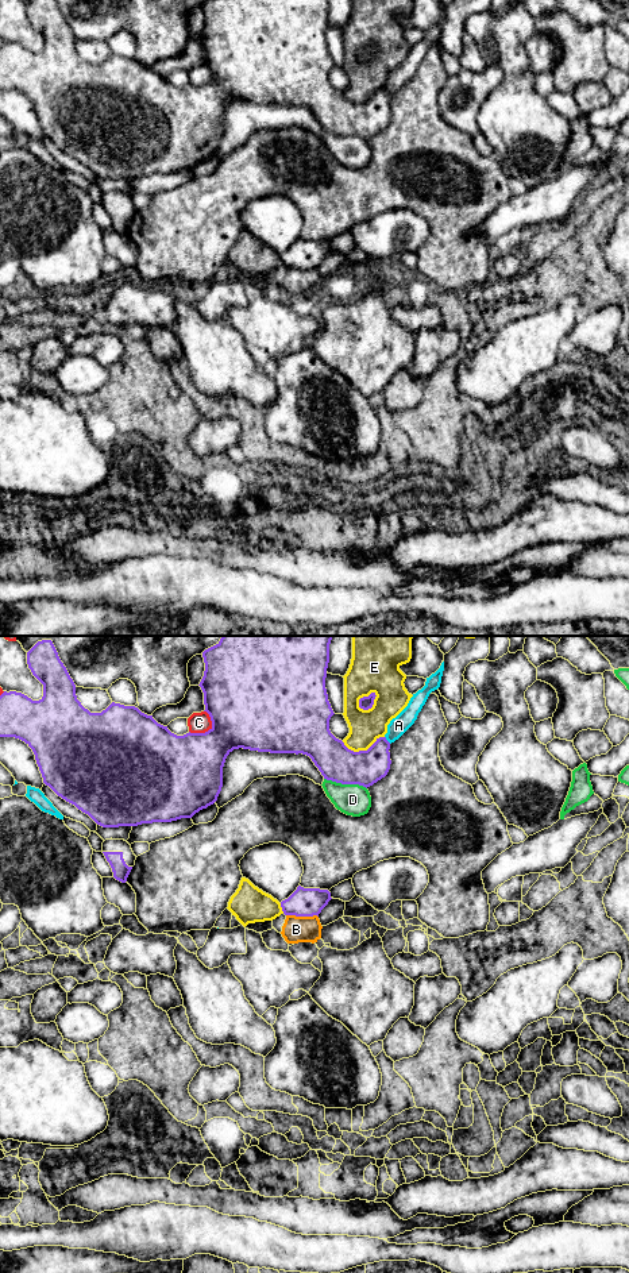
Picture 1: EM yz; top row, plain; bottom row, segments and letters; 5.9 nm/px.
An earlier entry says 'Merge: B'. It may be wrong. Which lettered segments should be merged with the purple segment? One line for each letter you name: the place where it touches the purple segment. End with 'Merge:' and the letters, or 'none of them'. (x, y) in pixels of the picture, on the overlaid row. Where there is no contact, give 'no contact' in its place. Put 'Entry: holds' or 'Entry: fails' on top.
Entry: holds
B: yz (303, 915)
Merge: B

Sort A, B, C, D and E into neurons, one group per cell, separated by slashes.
A / B / C / D / E

